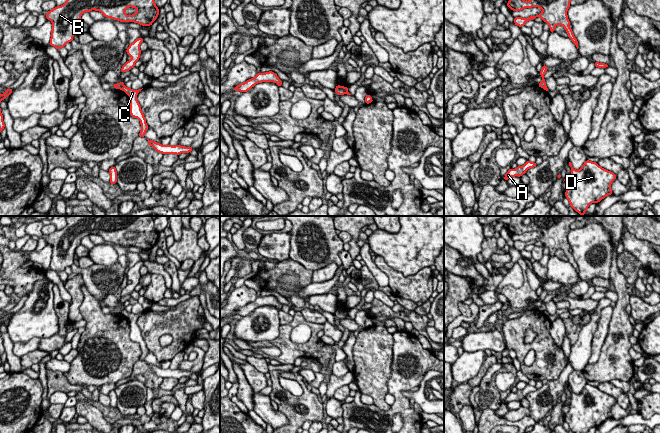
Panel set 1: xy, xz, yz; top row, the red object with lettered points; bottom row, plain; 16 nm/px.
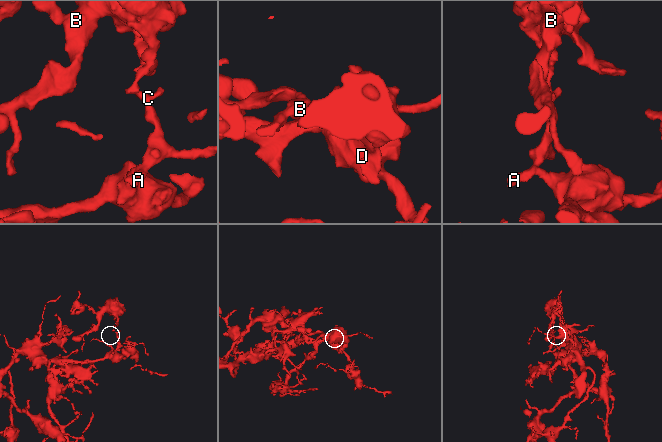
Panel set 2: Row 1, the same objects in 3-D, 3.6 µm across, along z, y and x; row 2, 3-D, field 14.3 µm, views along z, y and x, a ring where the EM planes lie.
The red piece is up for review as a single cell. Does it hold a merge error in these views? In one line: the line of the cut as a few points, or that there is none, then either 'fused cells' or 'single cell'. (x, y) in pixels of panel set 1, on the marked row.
cut in xy along (124, 85), (120, 88); fused cells

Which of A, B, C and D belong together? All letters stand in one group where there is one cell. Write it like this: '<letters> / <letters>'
A C D / B

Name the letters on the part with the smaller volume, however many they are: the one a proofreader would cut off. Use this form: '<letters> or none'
B

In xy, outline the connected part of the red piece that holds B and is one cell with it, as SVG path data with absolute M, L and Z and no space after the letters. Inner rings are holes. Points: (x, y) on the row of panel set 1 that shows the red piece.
M67 0L45 15L52 22L49 45L59 50L73 40L76 24L81 15L92 10L100 11L104 17L120 22L134 22L142 26L151 26L159 15L154 0ZM135 8L136 13L127 15L125 10Z

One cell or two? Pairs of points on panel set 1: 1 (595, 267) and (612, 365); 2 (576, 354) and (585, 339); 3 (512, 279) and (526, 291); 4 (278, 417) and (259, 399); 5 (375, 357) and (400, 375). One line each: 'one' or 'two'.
1: two
2: one
3: two
4: one
5: two

